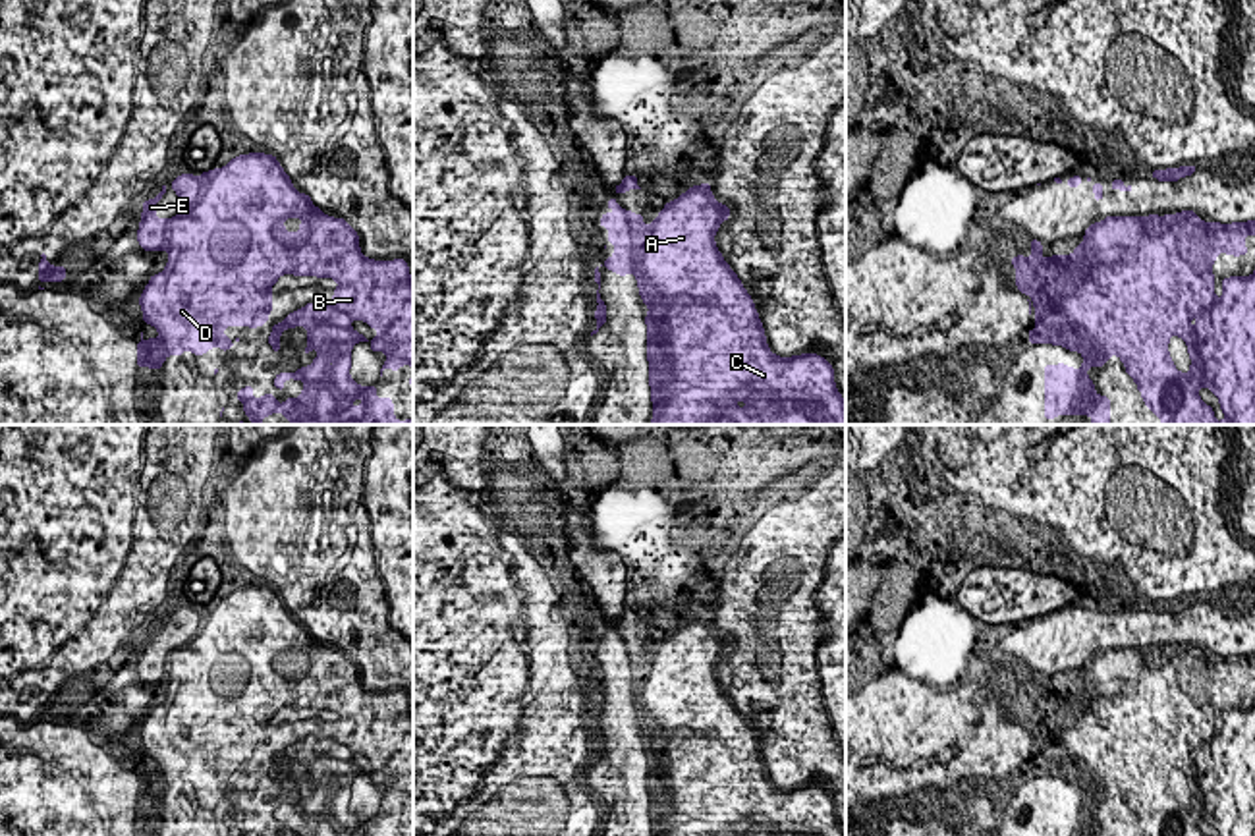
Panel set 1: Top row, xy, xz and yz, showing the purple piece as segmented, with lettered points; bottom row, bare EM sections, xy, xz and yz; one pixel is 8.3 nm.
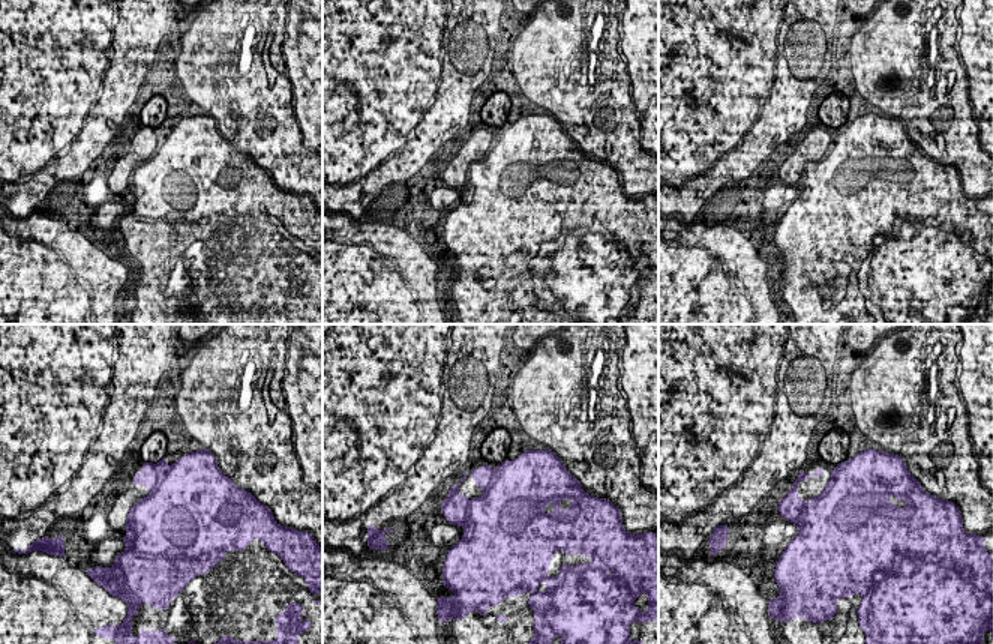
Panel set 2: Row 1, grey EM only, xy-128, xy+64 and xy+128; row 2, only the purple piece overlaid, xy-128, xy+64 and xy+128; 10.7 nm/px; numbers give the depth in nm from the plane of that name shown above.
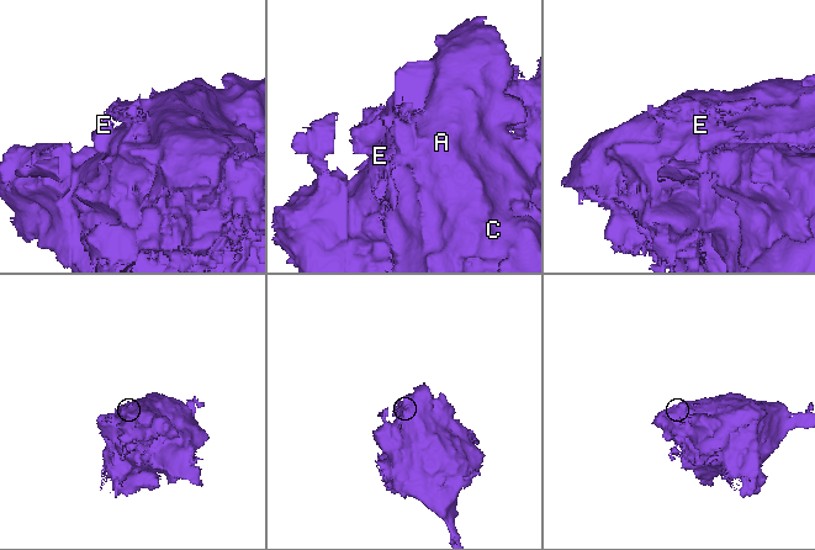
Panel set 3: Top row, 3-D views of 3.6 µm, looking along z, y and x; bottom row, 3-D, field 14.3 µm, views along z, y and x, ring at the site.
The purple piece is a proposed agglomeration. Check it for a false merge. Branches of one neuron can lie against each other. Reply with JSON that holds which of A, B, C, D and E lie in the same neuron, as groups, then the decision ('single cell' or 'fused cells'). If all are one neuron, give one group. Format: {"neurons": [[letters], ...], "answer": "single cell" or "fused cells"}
{"neurons": [["A", "B", "C", "D"], ["E"]], "answer": "fused cells"}

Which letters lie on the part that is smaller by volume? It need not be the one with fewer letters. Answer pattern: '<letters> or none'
E

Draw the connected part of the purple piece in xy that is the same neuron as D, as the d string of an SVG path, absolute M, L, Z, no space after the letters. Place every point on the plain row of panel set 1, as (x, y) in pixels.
M249 585L232 591L222 600L212 600L203 604L199 610L176 612L178 618L178 635L187 635L189 639L168 651L166 660L149 658L151 668L162 668L164 674L158 683L168 683L166 701L158 707L153 707L143 726L139 728L139 738L143 743L143 755L158 763L156 770L141 772L137 776L137 801L162 801L162 795L168 788L183 788L189 782L193 788L205 788L212 780L228 784L234 780L239 770L234 774L222 765L228 759L265 759L268 747L272 745L272 724L270 720L284 707L293 709L317 709L332 711L338 714L334 728L328 738L317 739L309 734L303 741L295 741L286 747L284 755L274 755L272 765L268 766L268 776L274 786L280 786L280 766L288 761L305 759L307 772L303 788L311 786L315 780L319 788L309 799L299 799L293 807L284 803L274 809L274 819L282 824L284 815L293 811L301 813L305 819L297 832L286 830L284 836L351 836L361 830L361 836L392 836L392 830L378 830L376 819L359 819L351 809L351 782L359 774L369 774L363 766L351 761L351 753L363 753L378 766L369 774L371 784L386 786L386 794L380 801L400 803L402 797L411 799L411 811L407 813L413 819L413 711L405 691L394 693L375 693L367 691L359 680L359 666L344 653L324 647L319 639L313 637L307 626L299 626L292 618L292 610L284 604L274 587Z

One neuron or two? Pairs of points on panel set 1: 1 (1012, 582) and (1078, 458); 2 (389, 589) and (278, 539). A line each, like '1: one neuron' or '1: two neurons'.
1: two neurons
2: one neuron

